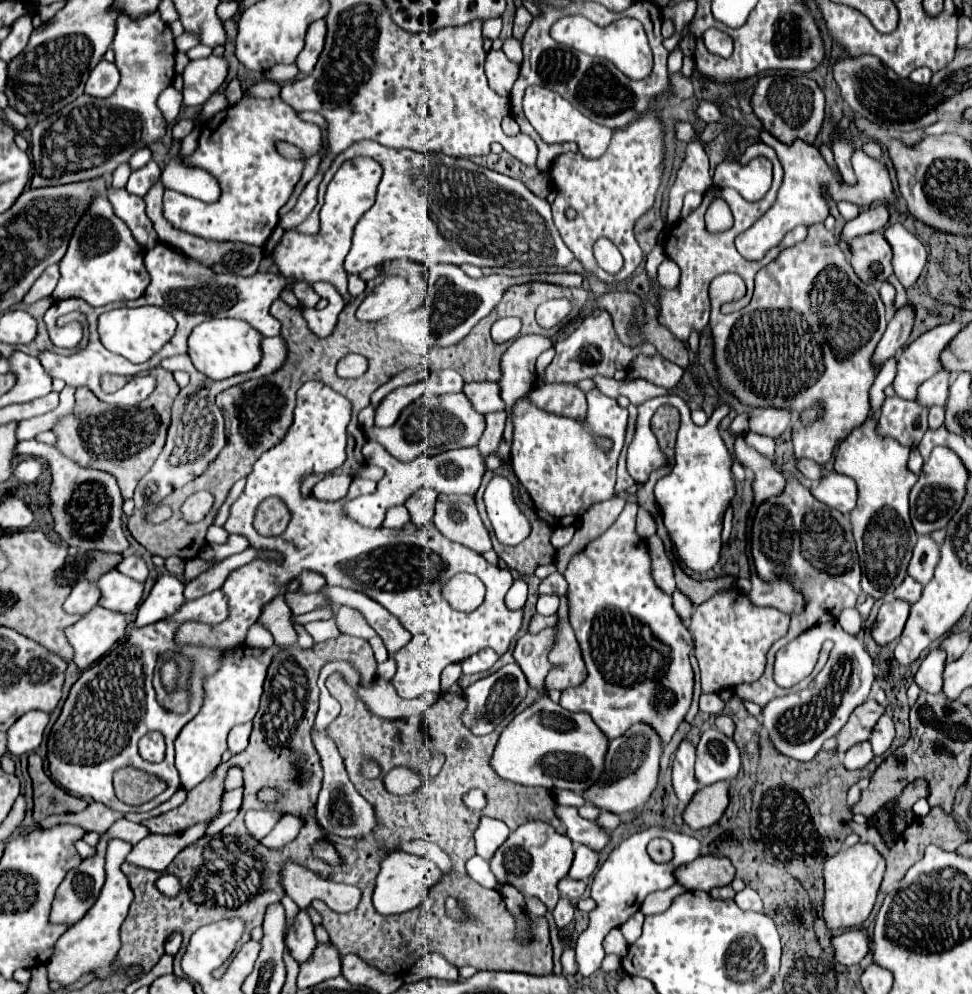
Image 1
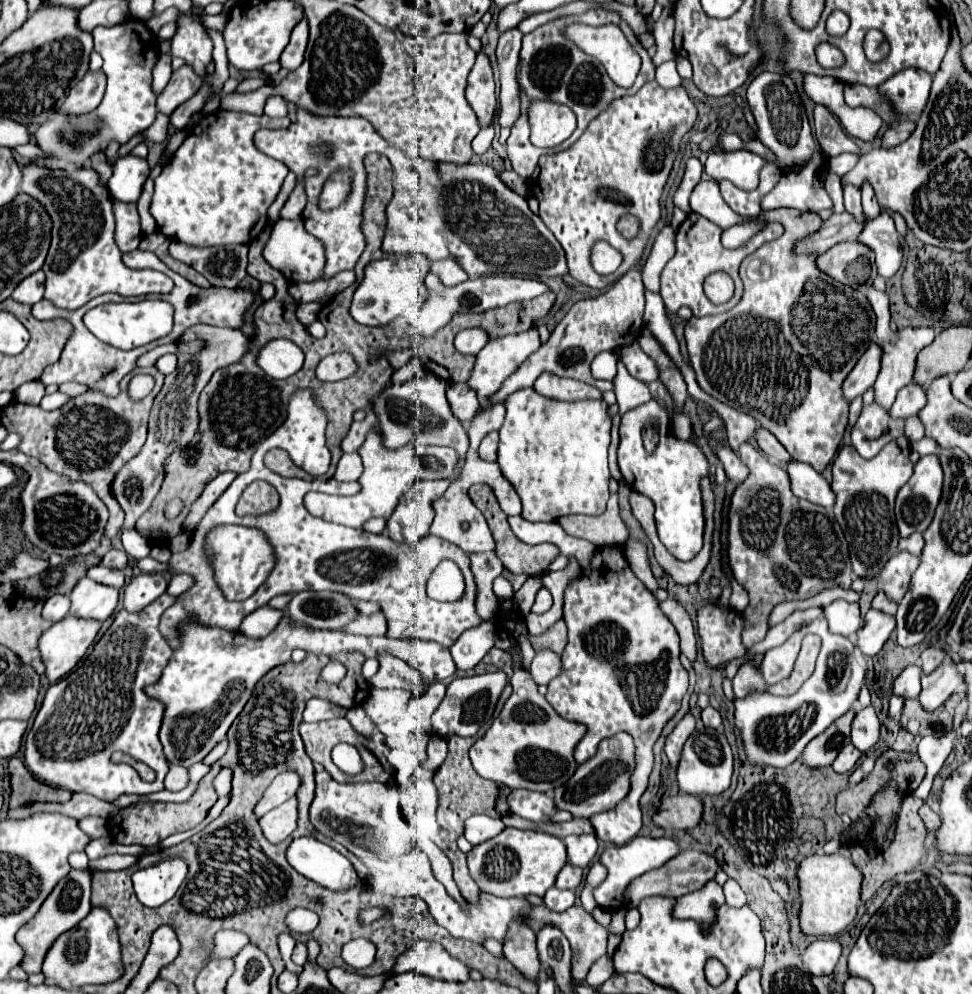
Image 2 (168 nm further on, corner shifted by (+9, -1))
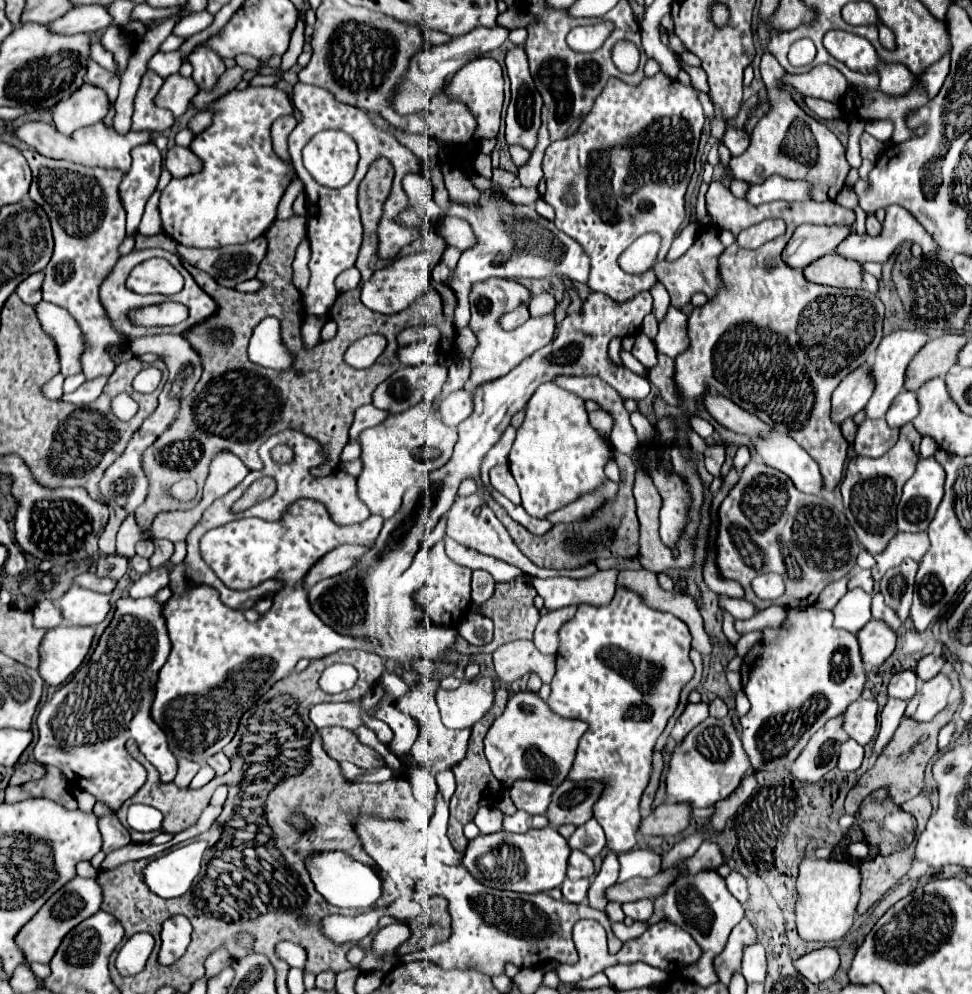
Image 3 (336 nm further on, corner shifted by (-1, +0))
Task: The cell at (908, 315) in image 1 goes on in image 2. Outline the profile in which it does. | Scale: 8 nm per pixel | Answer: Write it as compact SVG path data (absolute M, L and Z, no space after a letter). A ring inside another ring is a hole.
M871 343L871 347L861 355L861 359L853 367L853 371L843 381L841 389L843 389L845 401L851 403L855 397L863 395L875 383L879 365L881 365L881 349L877 349L877 345Z

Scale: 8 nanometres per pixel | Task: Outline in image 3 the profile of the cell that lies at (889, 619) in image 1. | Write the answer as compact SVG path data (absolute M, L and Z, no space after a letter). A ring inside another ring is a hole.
M871 620L857 634L861 656L867 666L881 666L893 652L897 634L881 620Z

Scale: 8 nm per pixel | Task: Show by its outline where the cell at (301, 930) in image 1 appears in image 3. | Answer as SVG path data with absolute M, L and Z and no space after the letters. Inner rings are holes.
M281 942L281 944L277 946L277 954L279 954L279 958L283 958L289 966L305 968L307 954L305 954L303 948L299 948L297 944L293 944L293 942Z

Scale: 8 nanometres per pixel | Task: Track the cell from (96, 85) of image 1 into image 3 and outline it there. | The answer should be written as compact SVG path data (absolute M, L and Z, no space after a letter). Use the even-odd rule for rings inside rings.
M83 84L67 100L61 100L53 110L53 120L59 132L71 134L83 126L97 124L105 118L109 110L109 98L105 90Z

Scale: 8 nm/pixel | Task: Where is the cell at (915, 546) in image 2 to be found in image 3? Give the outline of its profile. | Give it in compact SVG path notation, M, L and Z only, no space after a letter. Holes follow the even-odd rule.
M897 532L897 536L889 542L885 552L875 556L877 564L871 570L873 580L881 580L887 570L891 570L893 566L899 566L905 558L913 558L919 562L925 556L927 548L929 548L929 540L925 532L917 532L917 534Z

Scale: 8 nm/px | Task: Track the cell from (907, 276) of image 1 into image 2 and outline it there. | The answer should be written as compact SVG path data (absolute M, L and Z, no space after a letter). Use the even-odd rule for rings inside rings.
M881 211L875 219L867 221L863 231L857 235L857 241L875 253L875 265L881 277L889 279L897 273L903 253L893 217L889 217L887 211Z

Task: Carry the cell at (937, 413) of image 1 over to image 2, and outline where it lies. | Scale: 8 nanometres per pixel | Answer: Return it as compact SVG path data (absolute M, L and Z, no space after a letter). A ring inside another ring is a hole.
M917 415L905 419L905 437L911 443L915 443L915 441L919 441L923 437L923 425L921 425L921 421L919 421Z

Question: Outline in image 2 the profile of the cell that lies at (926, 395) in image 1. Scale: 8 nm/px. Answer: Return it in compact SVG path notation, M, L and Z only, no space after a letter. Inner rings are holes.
M909 383L903 389L899 389L895 403L889 409L889 415L895 419L897 417L907 419L911 415L917 415L919 409L923 409L923 405L925 405L925 391L919 385Z

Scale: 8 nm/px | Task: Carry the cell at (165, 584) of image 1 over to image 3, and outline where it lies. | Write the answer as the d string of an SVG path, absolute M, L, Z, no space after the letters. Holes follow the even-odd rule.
M165 566L149 570L147 574L143 574L139 580L135 580L129 588L129 596L131 598L147 598L147 596L155 596L161 588L165 588L169 584L169 570Z

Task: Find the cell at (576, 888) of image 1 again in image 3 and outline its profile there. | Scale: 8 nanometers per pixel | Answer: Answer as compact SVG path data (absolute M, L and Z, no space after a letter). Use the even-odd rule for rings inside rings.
M573 850L571 856L569 856L569 868L567 868L567 878L571 880L579 880L579 878L591 878L595 872L593 868L593 860L579 852L579 850Z

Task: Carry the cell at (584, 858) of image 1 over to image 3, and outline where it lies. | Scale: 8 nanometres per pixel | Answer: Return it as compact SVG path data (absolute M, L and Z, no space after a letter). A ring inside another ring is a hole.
M589 820L583 826L577 826L577 830L573 832L573 836L569 838L569 846L573 850L581 850L587 856L595 858L605 848L603 828L595 820Z

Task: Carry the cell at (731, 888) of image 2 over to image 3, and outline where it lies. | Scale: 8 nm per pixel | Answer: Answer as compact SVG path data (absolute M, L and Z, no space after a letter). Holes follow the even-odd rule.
M731 872L731 874L725 878L725 882L727 882L729 892L731 892L741 904L749 898L749 892L747 892L747 880L745 880L739 872Z

